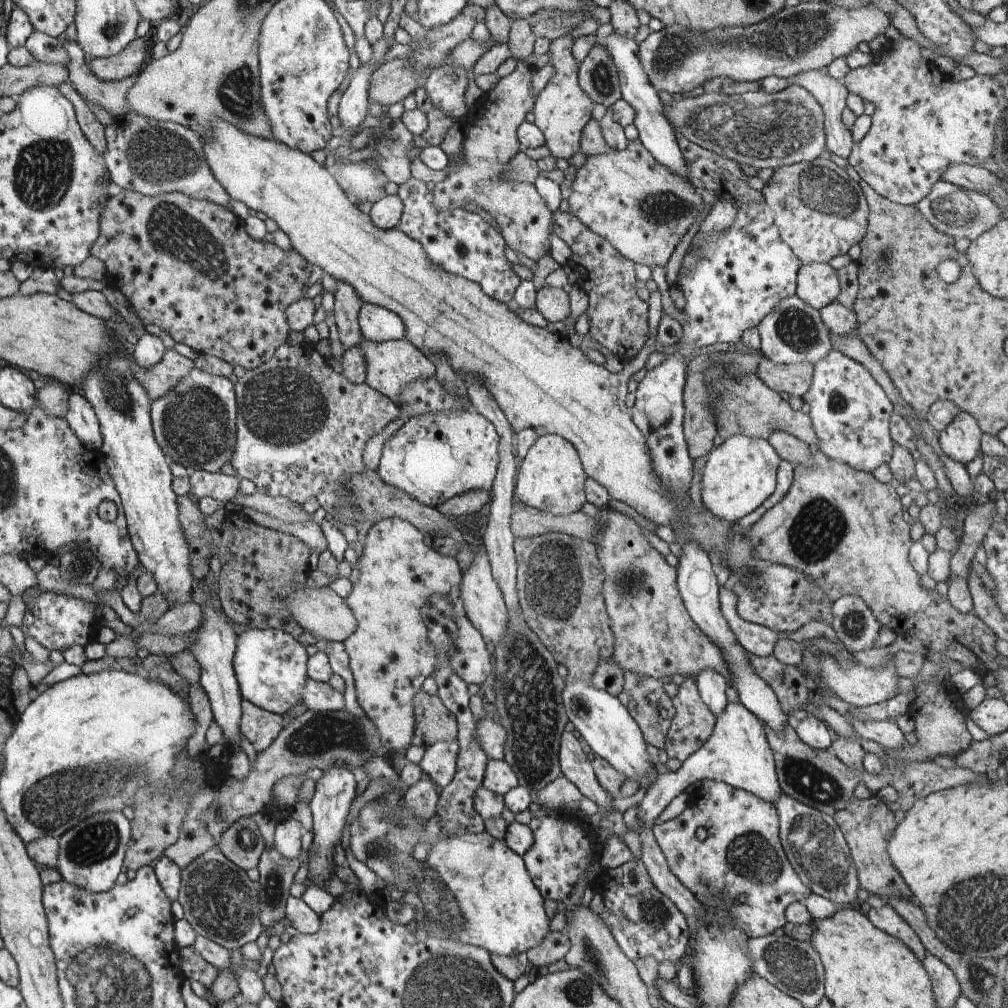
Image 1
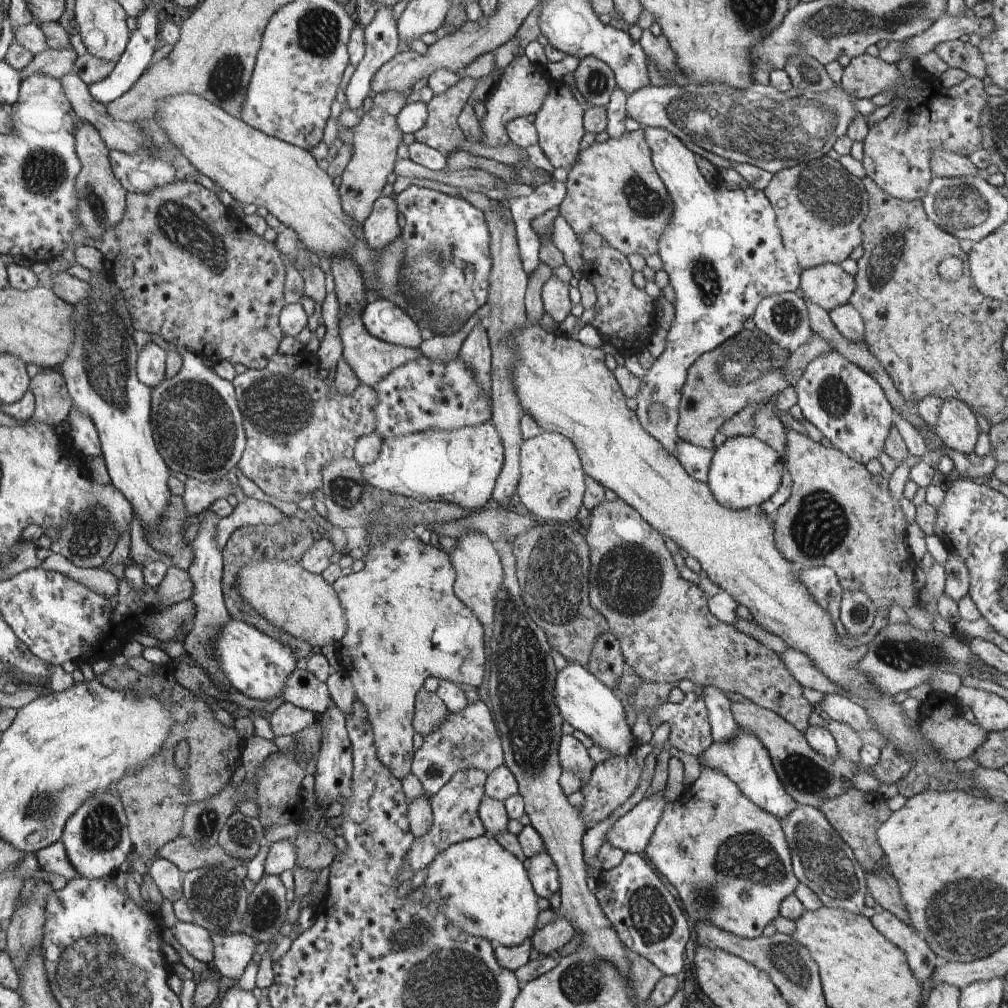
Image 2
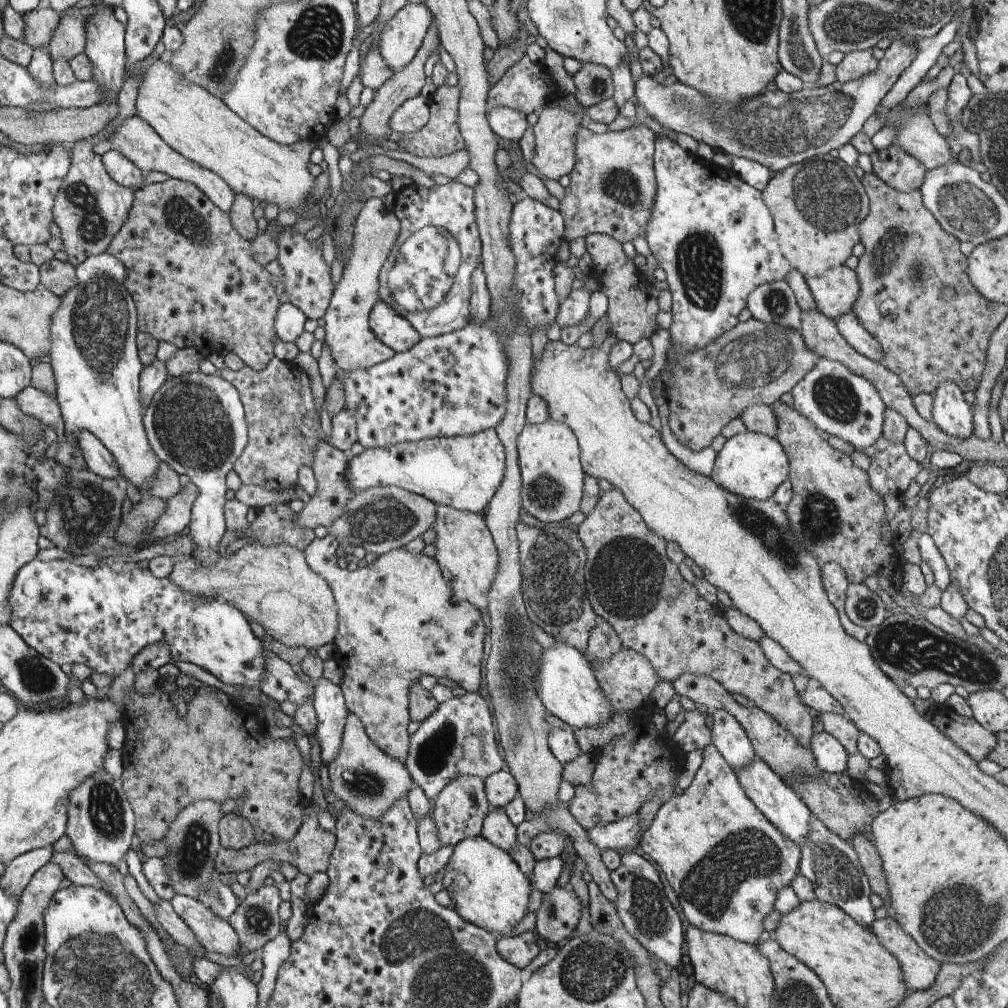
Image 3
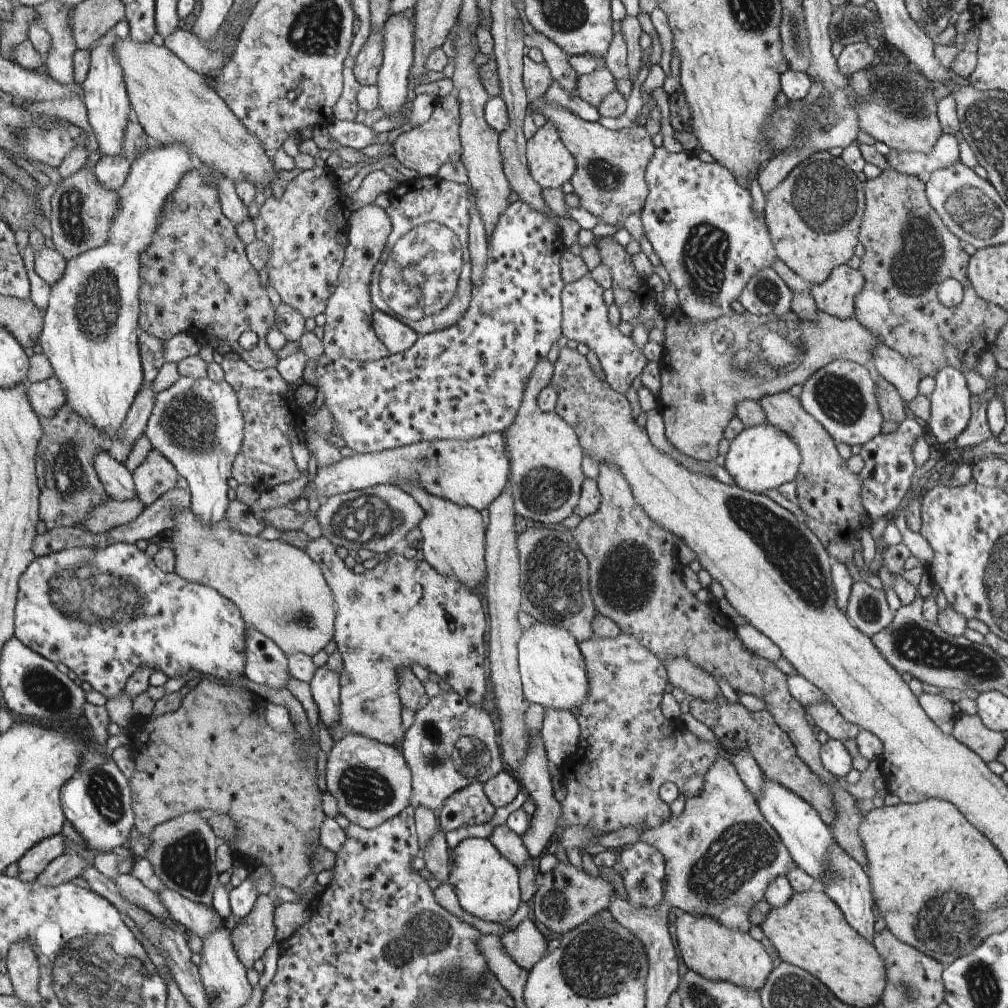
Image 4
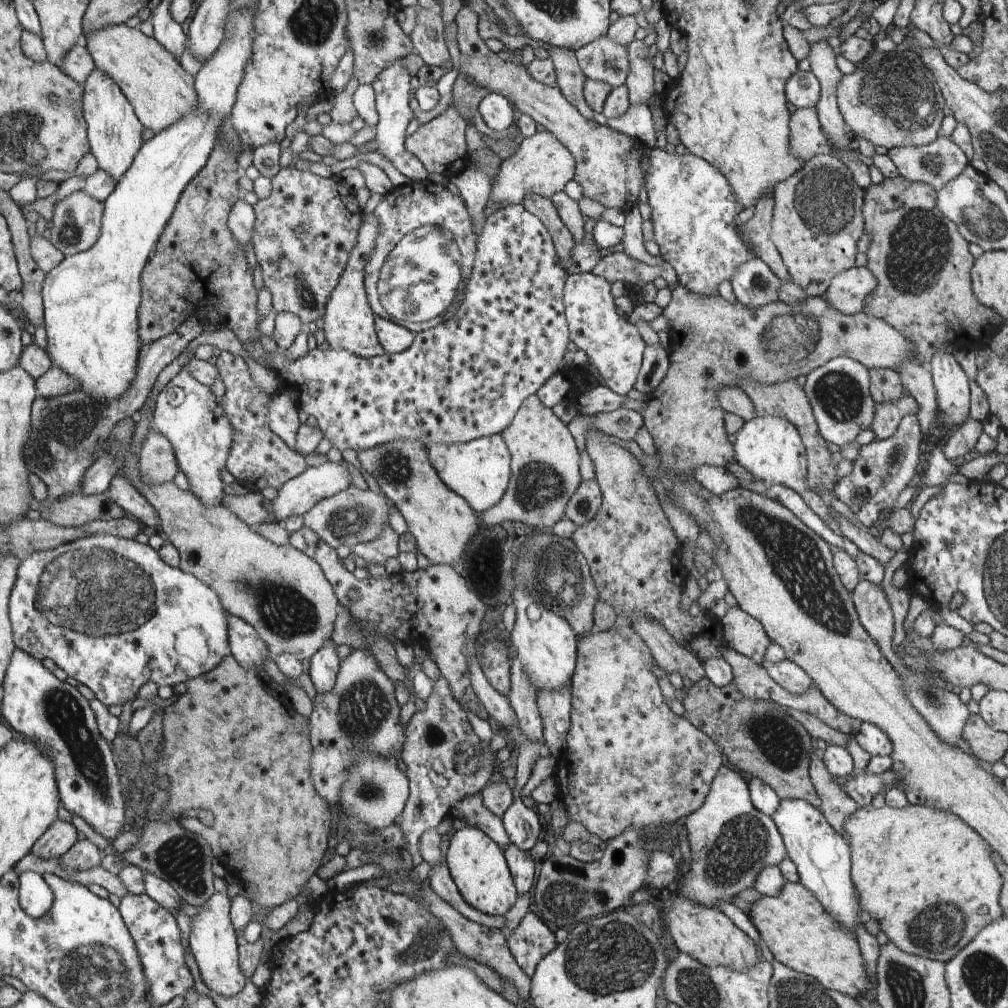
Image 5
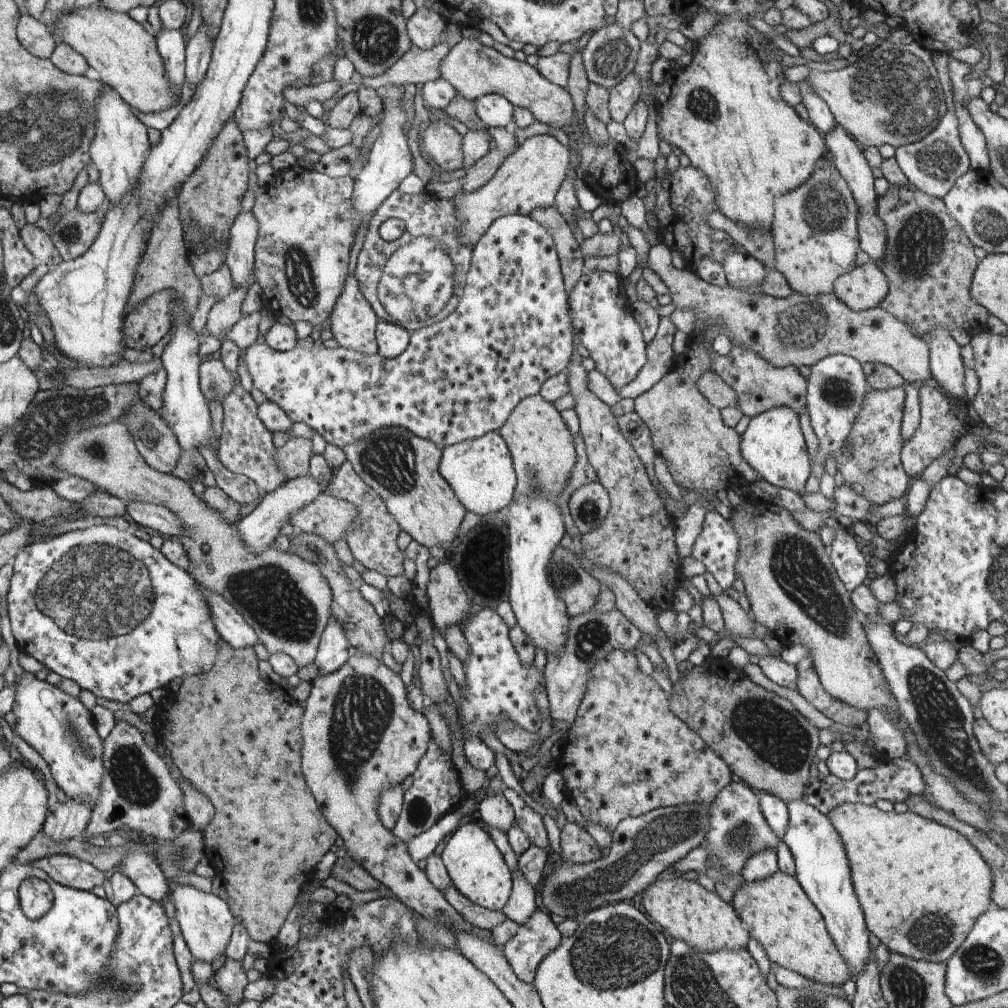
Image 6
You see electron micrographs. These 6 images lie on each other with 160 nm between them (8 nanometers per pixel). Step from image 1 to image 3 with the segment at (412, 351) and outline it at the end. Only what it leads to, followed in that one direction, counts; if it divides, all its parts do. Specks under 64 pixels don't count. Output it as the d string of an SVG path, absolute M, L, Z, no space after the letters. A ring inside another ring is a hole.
M371 197L357 216L351 256L331 296L327 314L323 316L326 332L324 342L330 347L332 356L342 371L366 370L391 359L396 354L394 349L388 348L388 345L375 335L370 325L371 311L374 310L372 306L375 306L380 298L380 268L386 262L402 230L402 221L394 212L388 211L384 203L378 197Z

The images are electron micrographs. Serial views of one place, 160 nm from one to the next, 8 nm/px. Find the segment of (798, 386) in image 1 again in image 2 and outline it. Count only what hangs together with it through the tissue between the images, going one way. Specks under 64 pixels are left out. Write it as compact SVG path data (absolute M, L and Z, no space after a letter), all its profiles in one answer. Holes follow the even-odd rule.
M816 334L810 338L807 344L799 346L794 353L788 356L788 360L783 366L783 372L786 374L786 378L790 380L790 384L795 386L795 383L800 380L808 364L819 354L824 354L832 350L831 344Z

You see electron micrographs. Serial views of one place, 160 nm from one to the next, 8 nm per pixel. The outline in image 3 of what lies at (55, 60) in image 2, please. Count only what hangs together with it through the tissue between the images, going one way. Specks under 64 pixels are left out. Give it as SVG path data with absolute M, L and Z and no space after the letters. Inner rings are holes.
M63 14L62 20L47 46L51 59L55 61L63 58L69 61L76 55L84 53L87 42L86 26L87 18L82 17L81 14L74 16Z

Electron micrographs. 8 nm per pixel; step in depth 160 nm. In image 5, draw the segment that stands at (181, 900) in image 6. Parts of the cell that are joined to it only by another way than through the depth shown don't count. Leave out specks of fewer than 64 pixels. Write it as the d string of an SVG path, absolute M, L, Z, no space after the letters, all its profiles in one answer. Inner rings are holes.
M214 892L209 900L200 904L199 912L192 916L190 949L198 963L200 976L211 993L236 996L244 989L246 978L239 965L238 934L231 922L231 900L226 894Z

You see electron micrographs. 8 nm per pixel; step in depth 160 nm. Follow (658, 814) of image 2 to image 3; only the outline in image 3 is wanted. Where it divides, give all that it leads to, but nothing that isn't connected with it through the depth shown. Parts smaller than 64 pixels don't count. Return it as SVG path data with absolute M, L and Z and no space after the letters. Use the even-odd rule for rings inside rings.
M639 813L631 814L598 828L588 829L587 833L592 842L596 842L602 851L608 848L621 853L634 850L641 841Z

